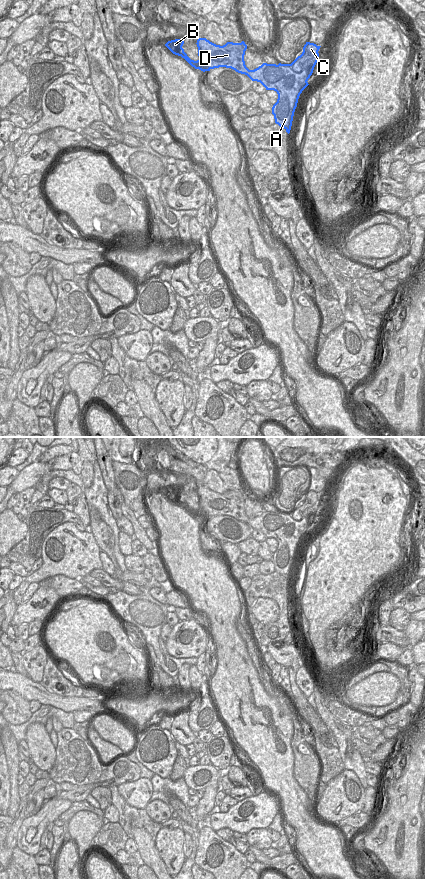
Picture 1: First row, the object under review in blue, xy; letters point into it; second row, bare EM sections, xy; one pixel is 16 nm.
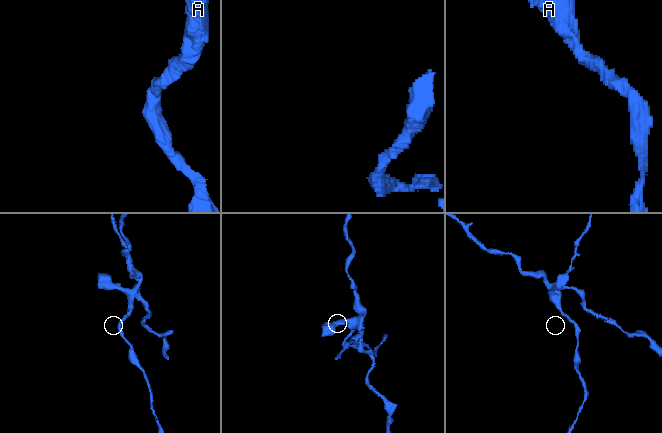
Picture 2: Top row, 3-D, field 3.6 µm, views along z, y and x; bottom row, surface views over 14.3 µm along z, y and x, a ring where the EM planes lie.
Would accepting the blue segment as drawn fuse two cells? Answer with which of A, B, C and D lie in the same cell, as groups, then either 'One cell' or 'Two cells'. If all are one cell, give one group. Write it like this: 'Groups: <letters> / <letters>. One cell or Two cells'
Groups: A B D / C. Two cells

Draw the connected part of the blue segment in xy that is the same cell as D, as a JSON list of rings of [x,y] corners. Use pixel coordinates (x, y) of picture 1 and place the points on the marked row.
[[[206,38],[197,40],[197,61],[191,60],[182,48],[184,39],[168,41],[165,46],[175,55],[184,58],[192,67],[203,72],[214,68],[226,67],[238,73],[247,75],[252,81],[260,82],[266,90],[274,90],[278,94],[277,102],[272,107],[275,123],[284,128],[289,134],[298,99],[302,91],[309,85],[308,79],[313,73],[318,61],[319,53],[303,64],[300,73],[296,73],[290,64],[263,63],[254,70],[249,70],[244,61],[247,45],[227,42],[225,45],[216,45]]]

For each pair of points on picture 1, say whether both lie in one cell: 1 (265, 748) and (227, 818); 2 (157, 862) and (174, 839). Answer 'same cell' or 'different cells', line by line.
1: different cells
2: different cells

